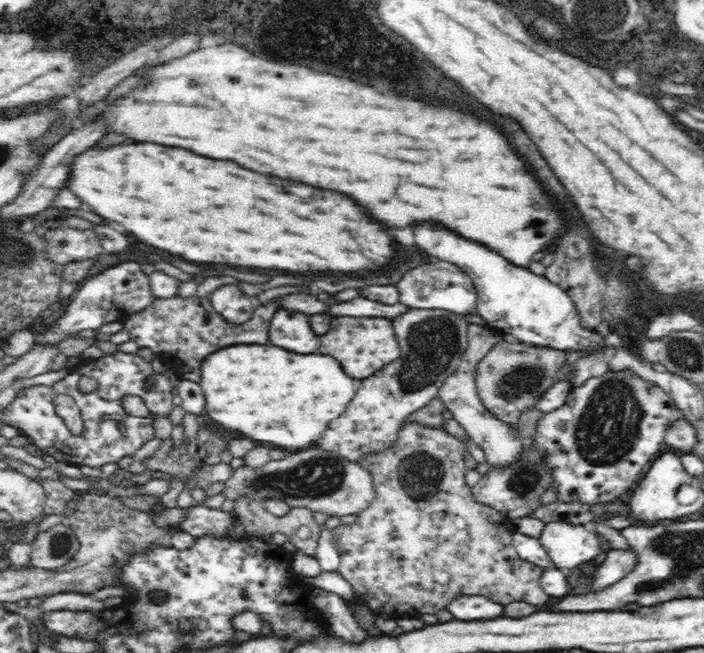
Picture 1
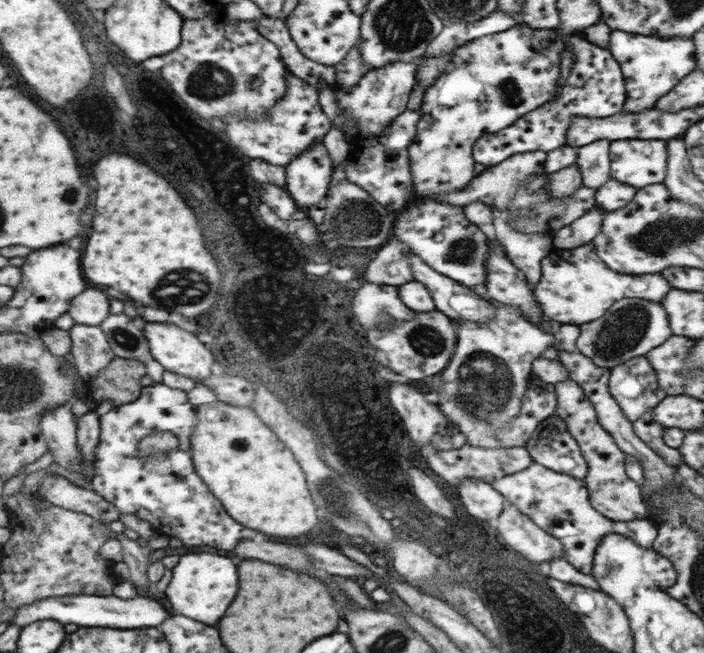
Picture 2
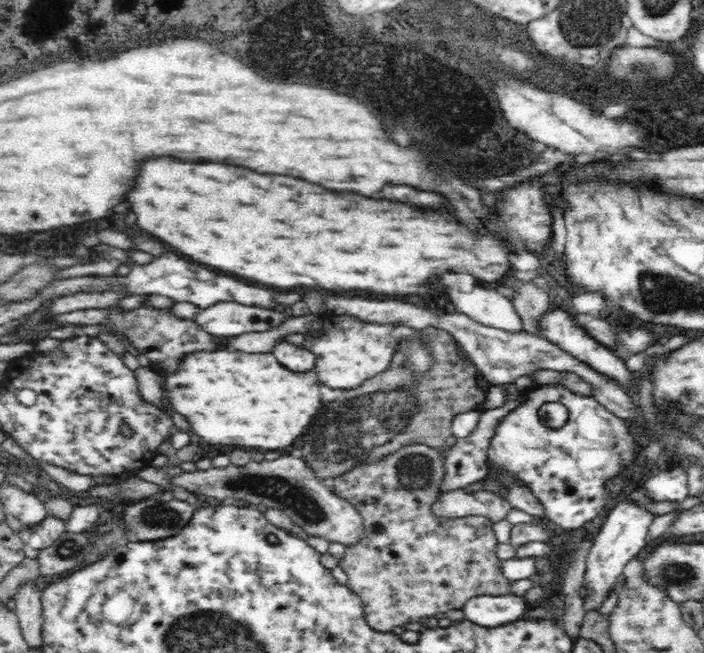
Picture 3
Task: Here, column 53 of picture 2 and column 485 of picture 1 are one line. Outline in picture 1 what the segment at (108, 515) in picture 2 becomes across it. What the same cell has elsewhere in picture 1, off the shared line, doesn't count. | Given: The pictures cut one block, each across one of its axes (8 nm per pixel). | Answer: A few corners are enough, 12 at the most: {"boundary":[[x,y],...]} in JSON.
{"boundary":[[534,442],[492,466],[476,500],[514,520],[542,506],[552,466]]}

